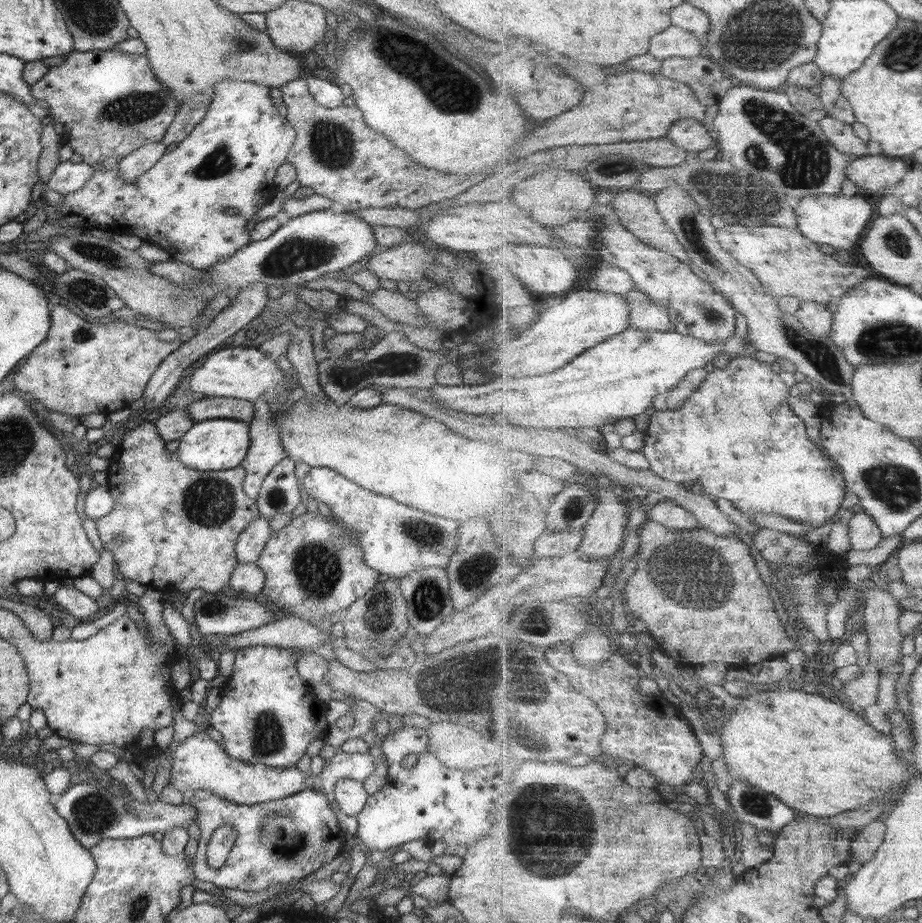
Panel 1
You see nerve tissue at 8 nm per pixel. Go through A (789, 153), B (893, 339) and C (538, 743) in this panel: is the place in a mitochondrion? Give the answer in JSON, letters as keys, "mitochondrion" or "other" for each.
{"A":"mitochondrion","B":"mitochondrion","C":"mitochondrion"}

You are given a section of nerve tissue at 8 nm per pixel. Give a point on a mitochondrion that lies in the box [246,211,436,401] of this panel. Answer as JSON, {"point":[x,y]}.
{"point":[291,256]}

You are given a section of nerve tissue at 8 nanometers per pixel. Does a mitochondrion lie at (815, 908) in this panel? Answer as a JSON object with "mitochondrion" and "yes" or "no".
{"mitochondrion":"no"}

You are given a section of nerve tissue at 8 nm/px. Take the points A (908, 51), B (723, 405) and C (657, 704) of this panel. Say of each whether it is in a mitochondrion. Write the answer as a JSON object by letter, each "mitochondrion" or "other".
{"A":"mitochondrion","B":"other","C":"other"}

